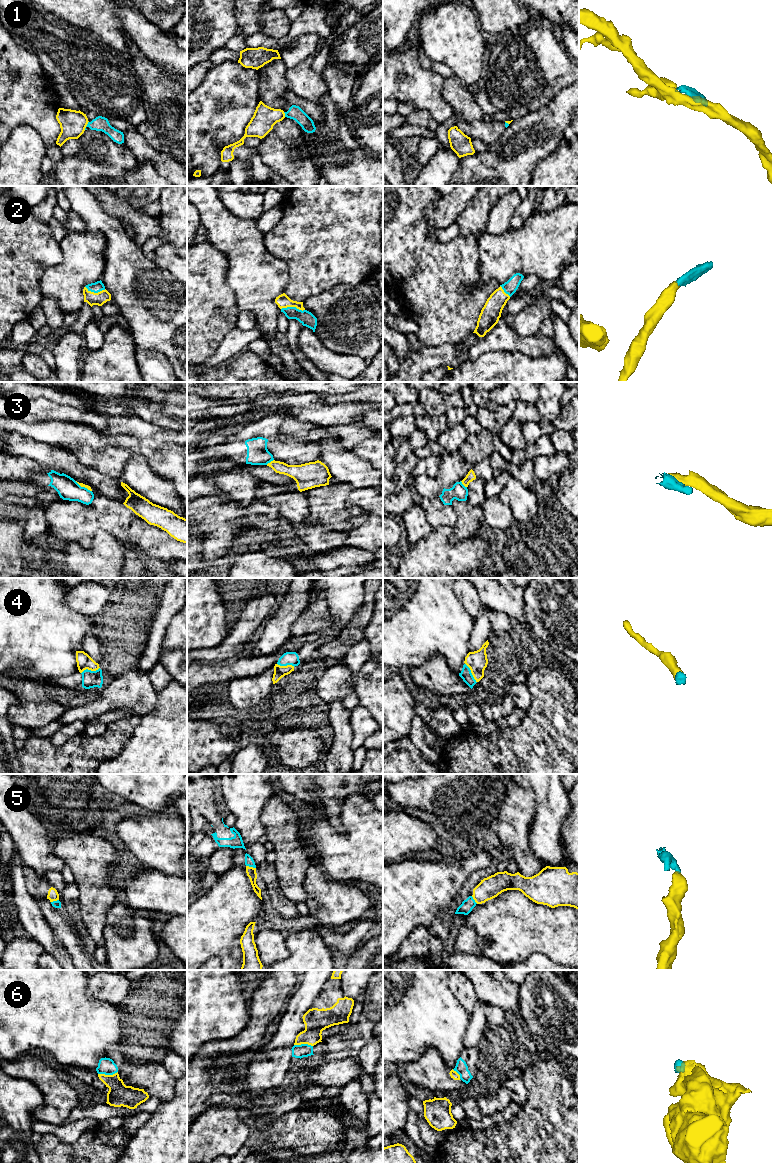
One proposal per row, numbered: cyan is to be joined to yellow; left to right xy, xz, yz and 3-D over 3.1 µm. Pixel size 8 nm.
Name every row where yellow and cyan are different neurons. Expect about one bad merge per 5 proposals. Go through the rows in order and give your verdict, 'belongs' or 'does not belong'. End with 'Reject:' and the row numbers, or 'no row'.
1: does not belong
2: belongs
3: does not belong
4: belongs
5: belongs
6: belongs
Reject: 1, 3

